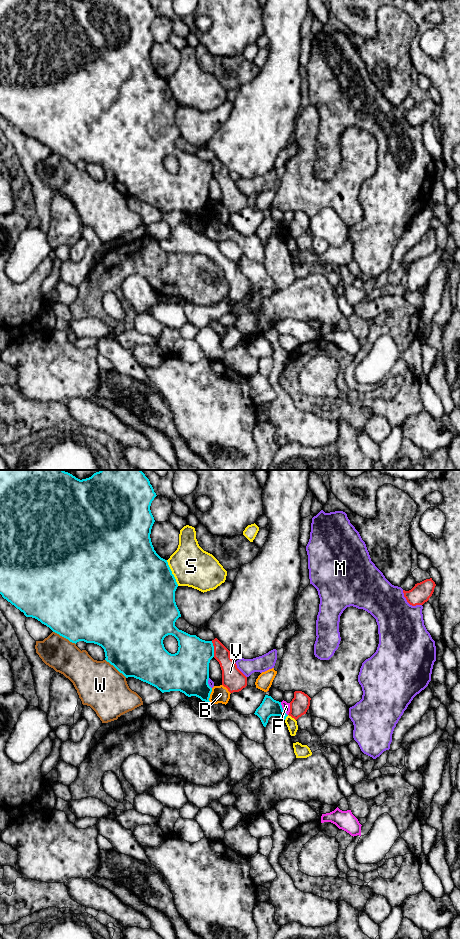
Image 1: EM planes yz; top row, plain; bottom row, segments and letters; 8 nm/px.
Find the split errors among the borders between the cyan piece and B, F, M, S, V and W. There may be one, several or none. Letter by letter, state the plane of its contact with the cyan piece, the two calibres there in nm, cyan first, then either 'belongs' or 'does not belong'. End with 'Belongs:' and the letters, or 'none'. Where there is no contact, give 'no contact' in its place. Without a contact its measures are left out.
B: meets cyan in yz; 340 nm thick on the cyan side, 140 nm on the other; does not belong
F: meets cyan in yz; 150 nm thick on the cyan side, 60 nm on the other; does not belong
M: meets cyan in yz; 340 nm thick on the cyan side, 50 nm on the other; does not belong
S: meets cyan in yz; 500 nm thick on the cyan side, 320 nm on the other; does not belong
V: meets cyan in yz; 320 nm thick on the cyan side, 150 nm on the other; does not belong
W: meets cyan in yz; 500 nm thick on the cyan side, 260 nm on the other; does not belong
Belongs: none

